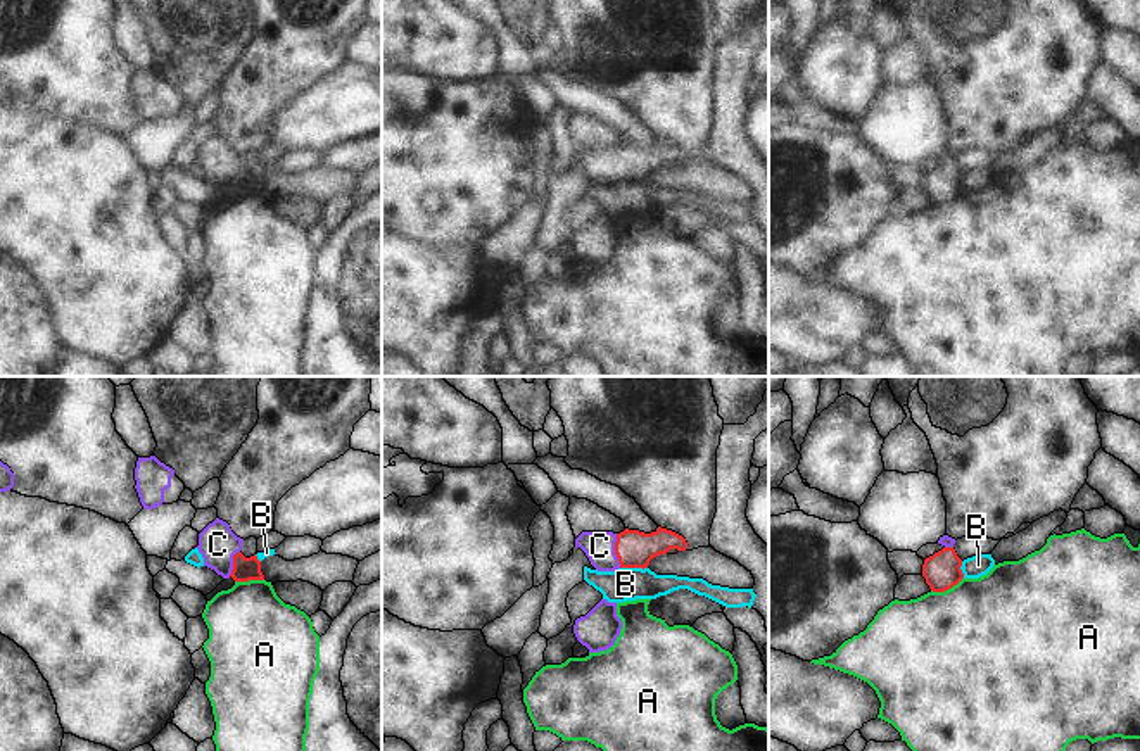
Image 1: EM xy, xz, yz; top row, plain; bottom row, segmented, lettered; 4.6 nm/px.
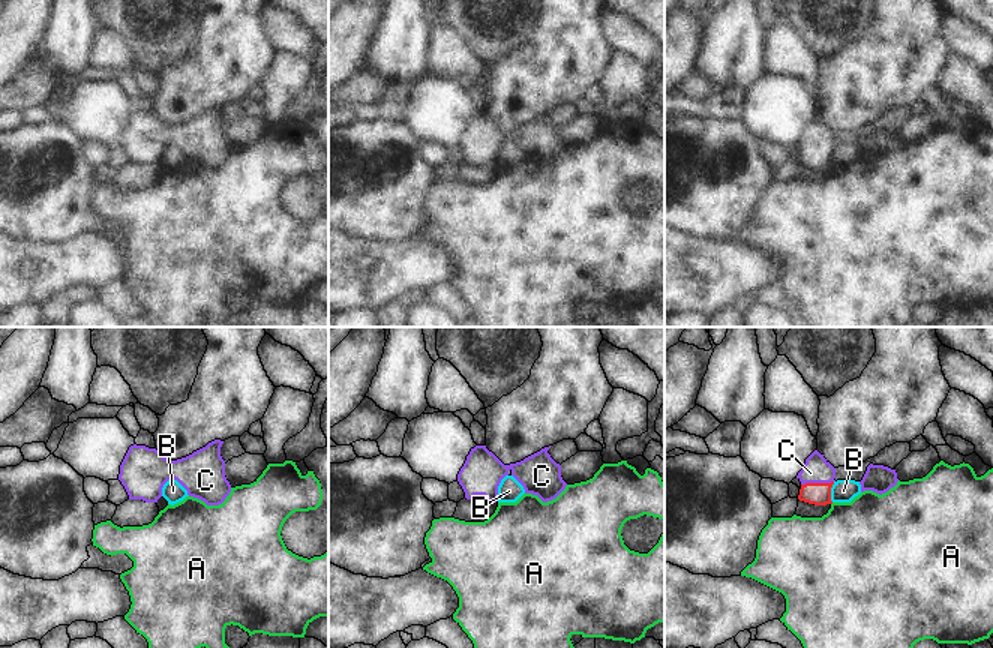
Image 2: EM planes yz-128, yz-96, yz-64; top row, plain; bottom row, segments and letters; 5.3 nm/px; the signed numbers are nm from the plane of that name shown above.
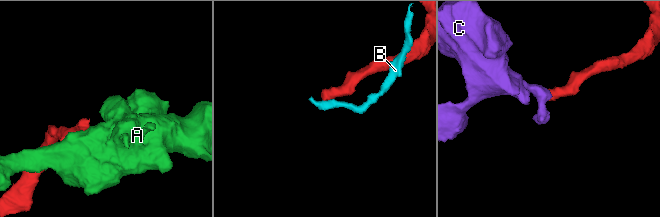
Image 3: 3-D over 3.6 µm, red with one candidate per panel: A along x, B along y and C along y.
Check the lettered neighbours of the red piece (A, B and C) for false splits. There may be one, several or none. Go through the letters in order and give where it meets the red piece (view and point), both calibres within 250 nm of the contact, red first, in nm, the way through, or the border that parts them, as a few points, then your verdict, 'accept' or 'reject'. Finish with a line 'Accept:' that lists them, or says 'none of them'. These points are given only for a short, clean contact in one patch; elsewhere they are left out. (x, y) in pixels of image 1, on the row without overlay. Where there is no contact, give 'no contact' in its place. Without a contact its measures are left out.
A: yz (947, 202) | 170/500 nm | along yz (962, 190), (943, 204), (931, 204) | reject
B: xz (634, 180) | 180/160 nm | along xz (620, 180), (646, 182) | reject
C: xz (615, 164) | 180/140 nm | across xz (634, 163), (615, 164), (607, 164), (600, 159) | accept
Accept: C

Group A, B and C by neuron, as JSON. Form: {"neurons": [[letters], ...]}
{"neurons": [["A"], ["B"], ["C"]]}

